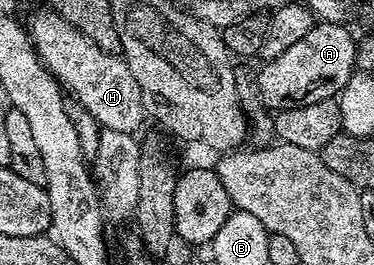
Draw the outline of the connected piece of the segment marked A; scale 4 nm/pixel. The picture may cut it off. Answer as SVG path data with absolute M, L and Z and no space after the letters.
M315 22L314 27L308 29L308 33L304 33L304 37L300 37L300 41L296 41L296 45L284 49L284 53L280 53L280 57L263 62L261 64L263 67L262 69L260 67L257 76L260 95L263 97L265 107L269 108L271 112L277 113L293 107L303 107L316 101L334 99L344 89L350 75L356 70L354 60L356 39L355 36L350 36L348 28L349 26L340 23Z

